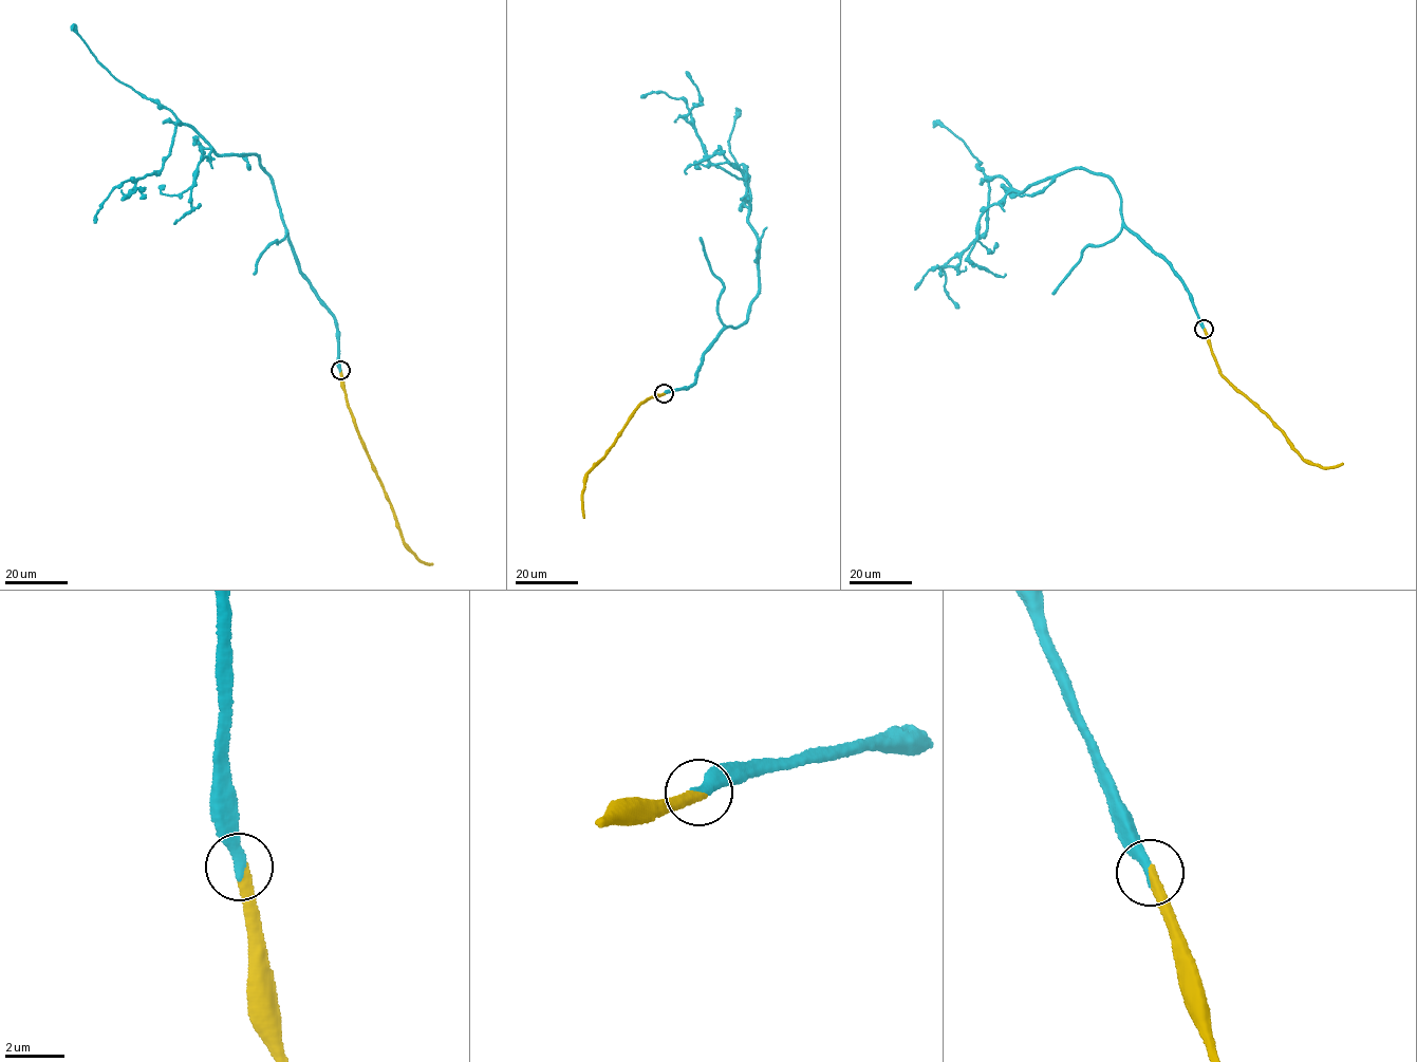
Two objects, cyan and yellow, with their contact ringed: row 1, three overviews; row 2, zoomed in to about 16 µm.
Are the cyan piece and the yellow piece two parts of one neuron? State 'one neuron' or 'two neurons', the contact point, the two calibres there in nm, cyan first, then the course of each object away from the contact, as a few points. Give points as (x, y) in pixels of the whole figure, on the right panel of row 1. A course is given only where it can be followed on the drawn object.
one neuron; place (1204, 329); calibres 360 and 360 nm; course cyan (1204, 330), (1115, 185), (1077, 168), (1022, 191), (990, 179), (985, 233), (943, 271), (958, 308); course yellow (1205, 329), (1219, 372), (1270, 418), (1303, 459), (1324, 467), (1342, 463)

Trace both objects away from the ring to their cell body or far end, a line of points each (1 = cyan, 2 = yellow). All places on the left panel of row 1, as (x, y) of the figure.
1: (339, 370), (333, 315), (301, 272), (257, 155), (219, 154), (180, 124), (163, 168), (114, 187), (94, 222)
2: (340, 371), (353, 421), (404, 542), (420, 560), (432, 563)

